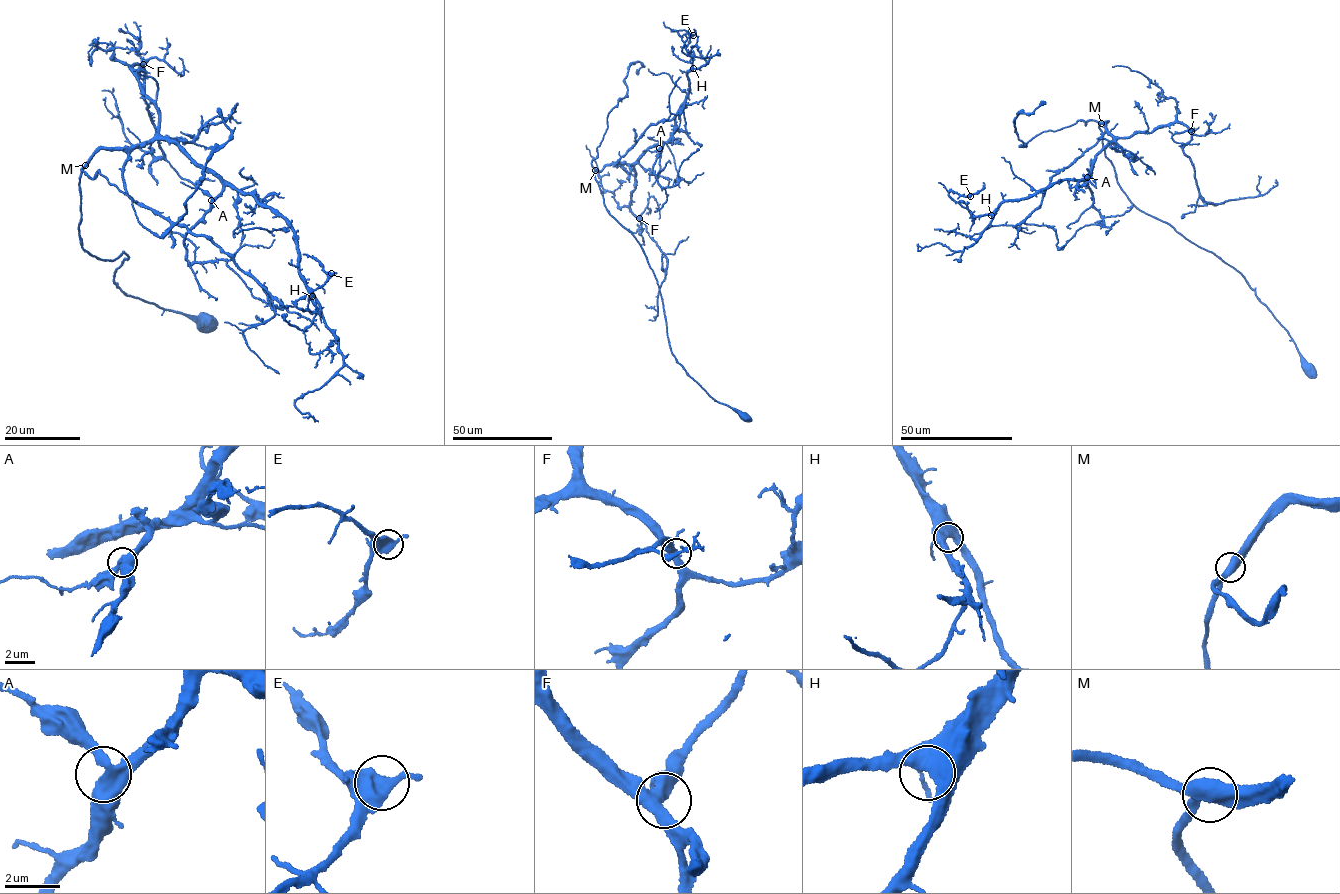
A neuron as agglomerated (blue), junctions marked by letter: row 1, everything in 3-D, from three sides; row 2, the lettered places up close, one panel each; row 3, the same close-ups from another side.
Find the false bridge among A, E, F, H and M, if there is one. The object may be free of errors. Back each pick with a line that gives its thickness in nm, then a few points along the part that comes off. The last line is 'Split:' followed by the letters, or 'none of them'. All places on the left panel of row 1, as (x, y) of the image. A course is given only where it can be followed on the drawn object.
Split: none of them

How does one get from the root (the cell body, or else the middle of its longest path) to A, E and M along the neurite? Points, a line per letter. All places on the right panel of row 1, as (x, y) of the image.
A: (1309, 371), (1245, 277), (1130, 201), (1105, 156), (1099, 125), (1108, 122), (1114, 139), (1098, 151), (1087, 177)
E: (1309, 371), (1245, 277), (1130, 201), (1108, 122), (1114, 139), (1084, 177), (980, 215), (948, 194), (970, 196)
M: (1309, 371), (1288, 333), (1245, 277), (1130, 201), (1105, 156), (1101, 123)

